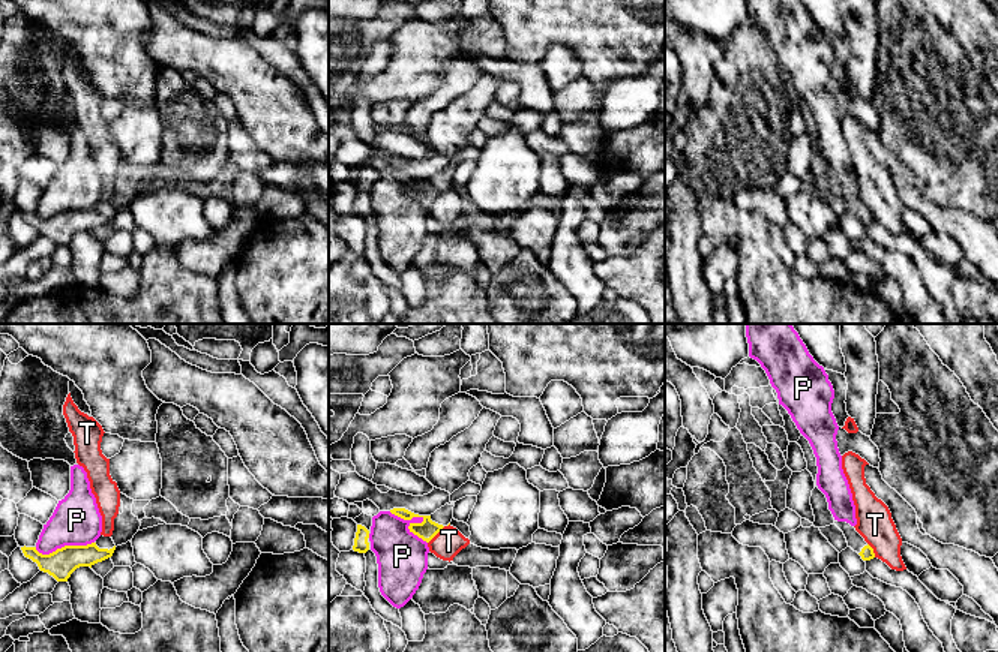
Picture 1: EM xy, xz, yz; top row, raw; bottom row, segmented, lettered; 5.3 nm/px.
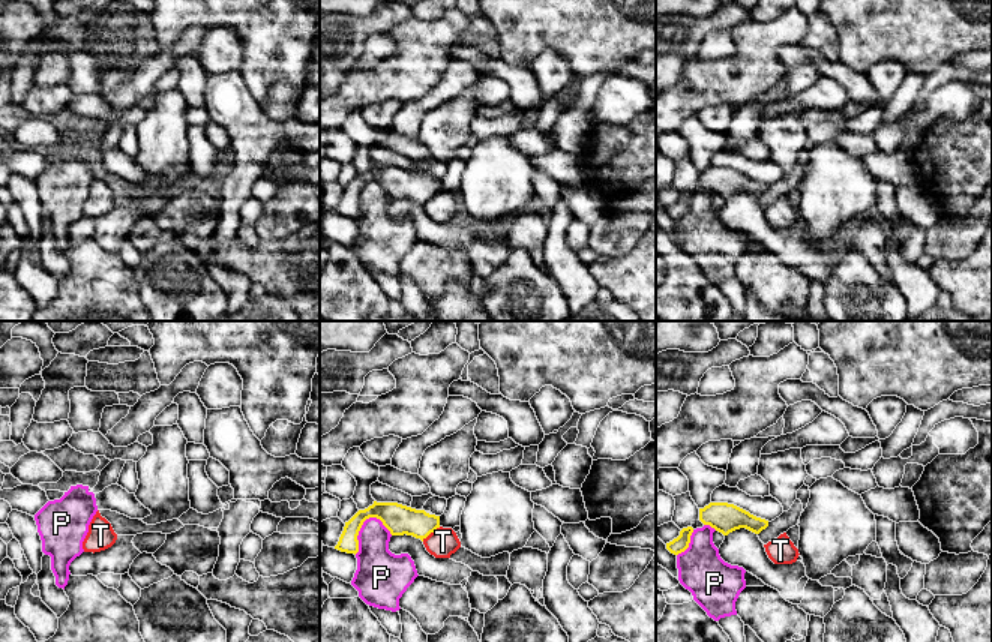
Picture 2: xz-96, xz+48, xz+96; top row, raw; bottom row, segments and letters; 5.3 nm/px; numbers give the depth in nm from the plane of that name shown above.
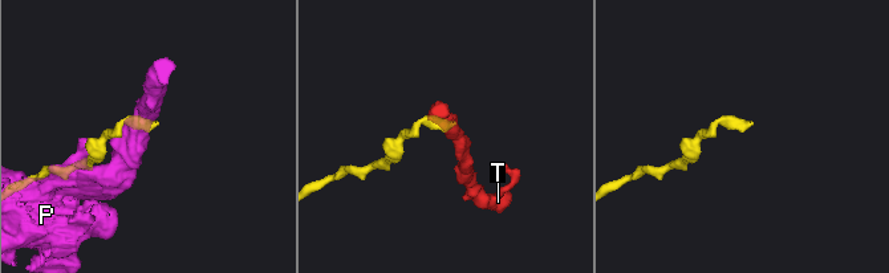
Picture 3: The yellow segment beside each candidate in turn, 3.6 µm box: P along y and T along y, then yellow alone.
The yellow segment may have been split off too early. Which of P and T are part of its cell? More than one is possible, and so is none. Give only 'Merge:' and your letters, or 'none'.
Merge: none

